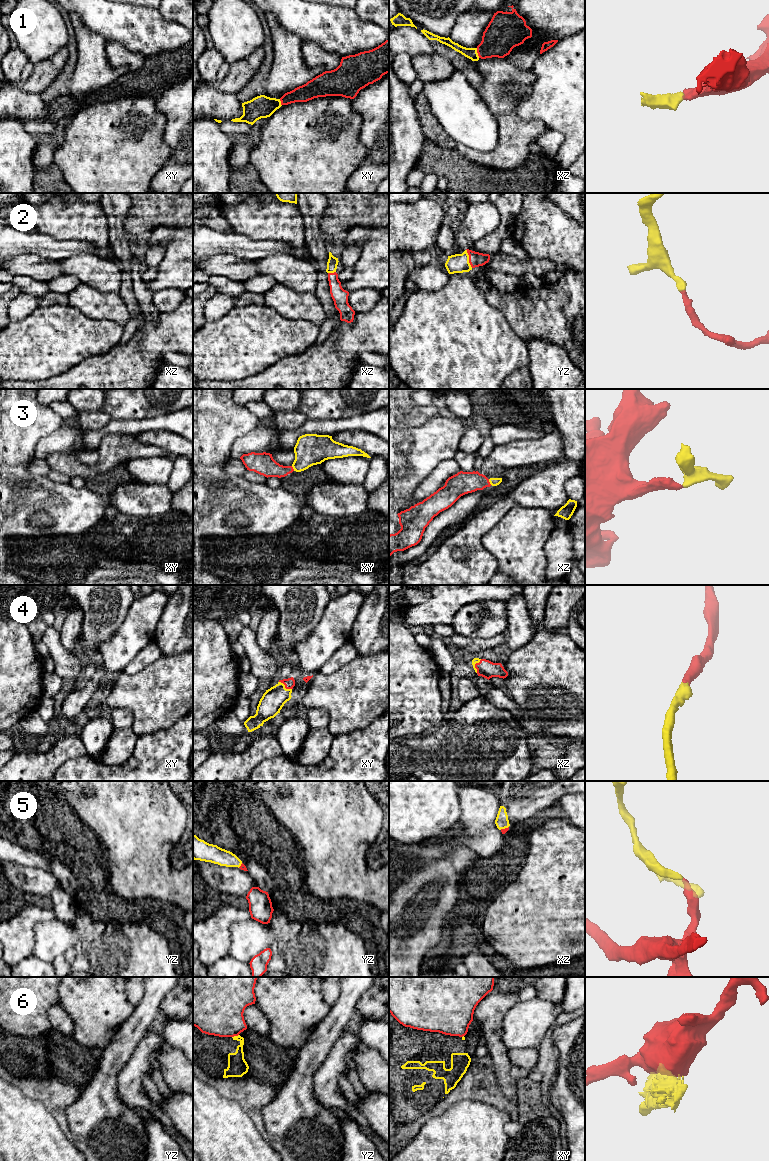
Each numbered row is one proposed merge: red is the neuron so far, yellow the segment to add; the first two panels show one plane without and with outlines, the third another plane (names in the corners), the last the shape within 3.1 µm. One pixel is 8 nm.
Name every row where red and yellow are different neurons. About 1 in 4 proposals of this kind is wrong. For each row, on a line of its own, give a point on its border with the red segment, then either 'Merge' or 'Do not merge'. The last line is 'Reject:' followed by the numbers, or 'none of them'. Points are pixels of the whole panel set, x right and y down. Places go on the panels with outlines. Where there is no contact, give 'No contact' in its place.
1: Touches red at xz (477, 52). Merge
2: Touches red at yz (469, 258). Merge
3: Touches red at xz (489, 482). Merge
4: Touches red at xy (285, 687). Merge
5: Touches red at xz (505, 828). Merge
6: Touches red at yz (235, 1035). Do not merge
Reject: 6

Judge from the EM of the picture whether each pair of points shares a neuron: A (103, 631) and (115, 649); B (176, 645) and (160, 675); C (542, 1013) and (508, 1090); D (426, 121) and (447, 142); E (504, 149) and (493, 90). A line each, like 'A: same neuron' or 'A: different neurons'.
A: different neurons
B: different neurons
C: different neurons
D: same neuron
E: same neuron

